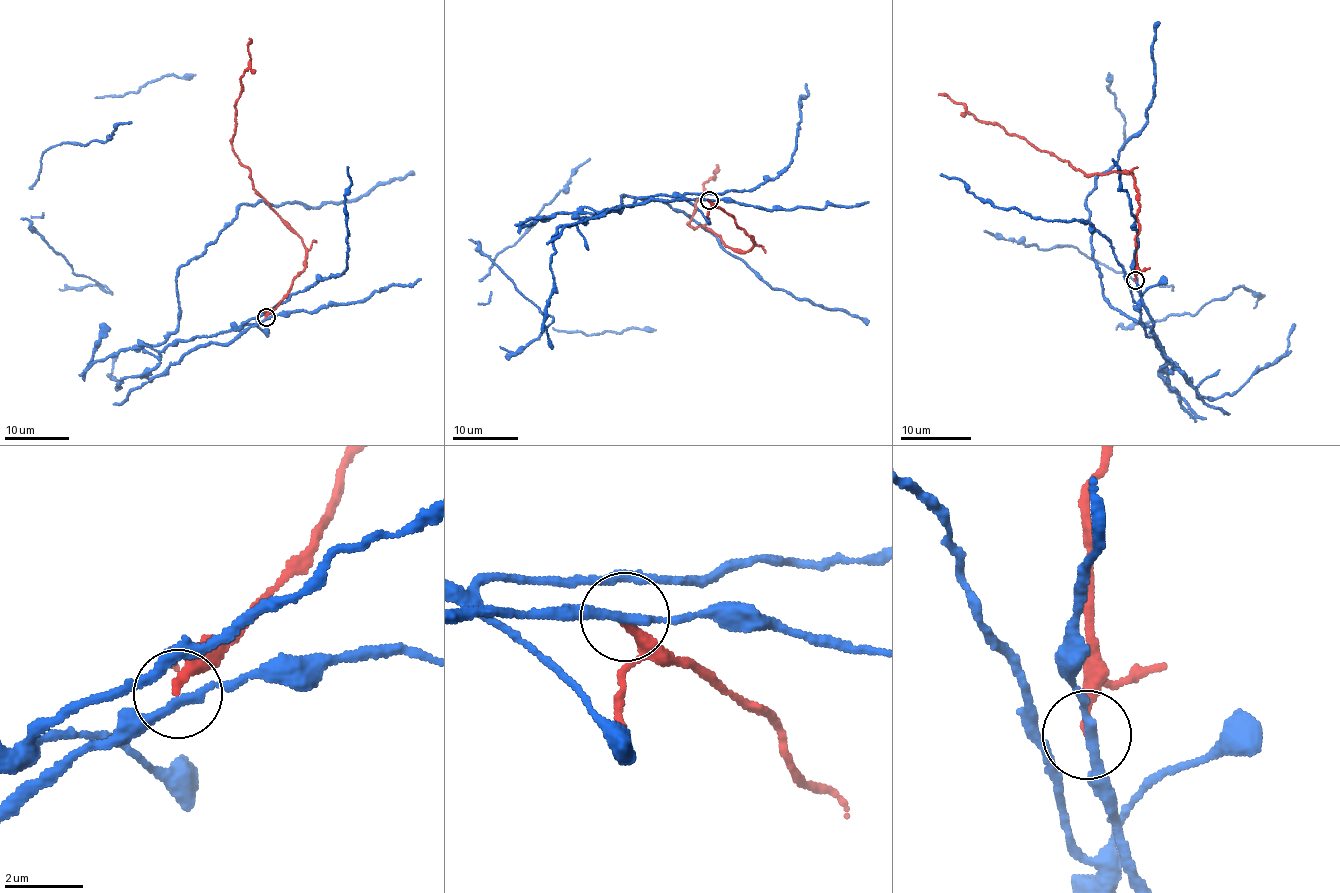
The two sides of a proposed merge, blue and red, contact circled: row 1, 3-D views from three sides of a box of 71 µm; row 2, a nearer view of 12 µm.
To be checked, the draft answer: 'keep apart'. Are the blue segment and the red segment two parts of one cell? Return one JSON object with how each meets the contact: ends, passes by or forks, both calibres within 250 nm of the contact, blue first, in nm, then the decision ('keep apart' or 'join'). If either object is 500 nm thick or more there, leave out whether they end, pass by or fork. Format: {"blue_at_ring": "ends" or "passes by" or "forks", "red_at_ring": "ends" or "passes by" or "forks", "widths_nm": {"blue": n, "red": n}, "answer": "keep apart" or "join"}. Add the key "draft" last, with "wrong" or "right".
{"blue_at_ring": "passes by", "red_at_ring": "ends", "widths_nm": {"blue": 200, "red": 220}, "answer": "keep apart", "draft": "right"}

